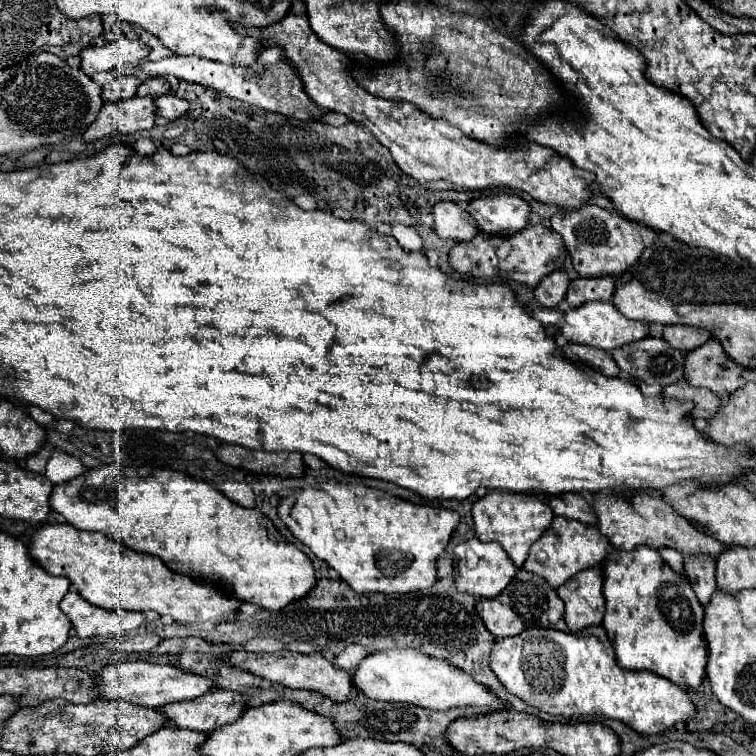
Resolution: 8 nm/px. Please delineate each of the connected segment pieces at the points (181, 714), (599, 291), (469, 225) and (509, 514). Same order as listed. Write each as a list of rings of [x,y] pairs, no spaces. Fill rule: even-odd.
[[[206,691],[192,701],[170,703],[158,711],[166,717],[166,723],[174,723],[178,729],[192,729],[210,733],[222,723],[232,723],[244,711],[242,699],[232,691]]]
[[[590,277],[590,279],[576,279],[568,287],[566,301],[570,307],[580,307],[588,301],[610,301],[614,295],[614,277]]]
[[[442,201],[434,205],[434,231],[442,239],[470,241],[478,235],[478,225],[466,209],[452,201]]]
[[[488,491],[486,497],[478,499],[472,507],[472,519],[474,519],[474,531],[480,541],[496,541],[504,547],[504,551],[510,555],[516,567],[522,567],[528,549],[532,543],[550,527],[554,519],[554,511],[540,499],[518,495],[518,493],[506,493],[506,491]]]

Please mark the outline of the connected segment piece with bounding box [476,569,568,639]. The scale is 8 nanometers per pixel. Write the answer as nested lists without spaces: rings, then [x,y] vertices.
[[[526,569],[518,571],[514,583],[510,583],[510,587],[506,587],[506,591],[498,595],[498,599],[480,599],[476,603],[476,611],[482,617],[486,629],[496,639],[520,635],[526,627],[548,627],[548,629],[568,631],[564,623],[564,603],[558,597],[556,589],[550,587],[542,577]]]

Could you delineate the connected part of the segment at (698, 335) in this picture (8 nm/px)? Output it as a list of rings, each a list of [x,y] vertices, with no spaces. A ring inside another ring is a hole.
[[[666,325],[664,339],[670,343],[670,347],[682,353],[688,353],[700,347],[702,343],[706,343],[708,339],[712,339],[712,333],[700,327],[692,327],[692,325]]]

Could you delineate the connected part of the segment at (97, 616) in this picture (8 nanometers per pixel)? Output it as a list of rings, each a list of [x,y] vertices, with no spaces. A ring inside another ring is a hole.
[[[68,591],[66,597],[60,601],[60,609],[68,615],[72,629],[80,639],[98,637],[98,635],[116,635],[138,629],[144,623],[144,613],[134,613],[134,621],[130,613],[106,611],[86,603],[78,591]]]

